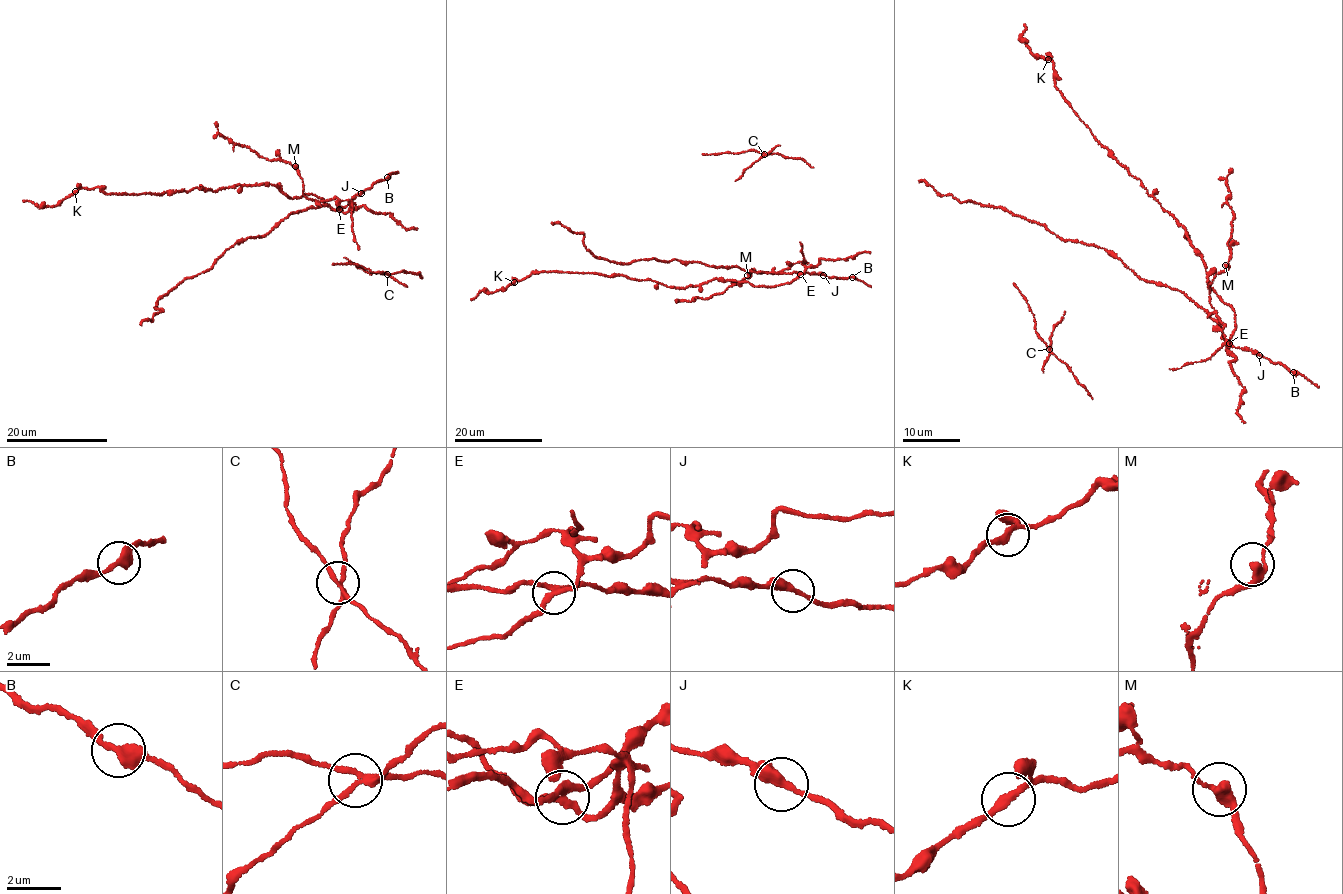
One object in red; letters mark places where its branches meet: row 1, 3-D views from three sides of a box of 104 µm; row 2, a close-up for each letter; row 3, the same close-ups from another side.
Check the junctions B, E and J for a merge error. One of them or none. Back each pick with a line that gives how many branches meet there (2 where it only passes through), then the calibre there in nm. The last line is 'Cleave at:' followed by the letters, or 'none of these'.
E: branches 4; calibre 280 nm
Cleave at: E

